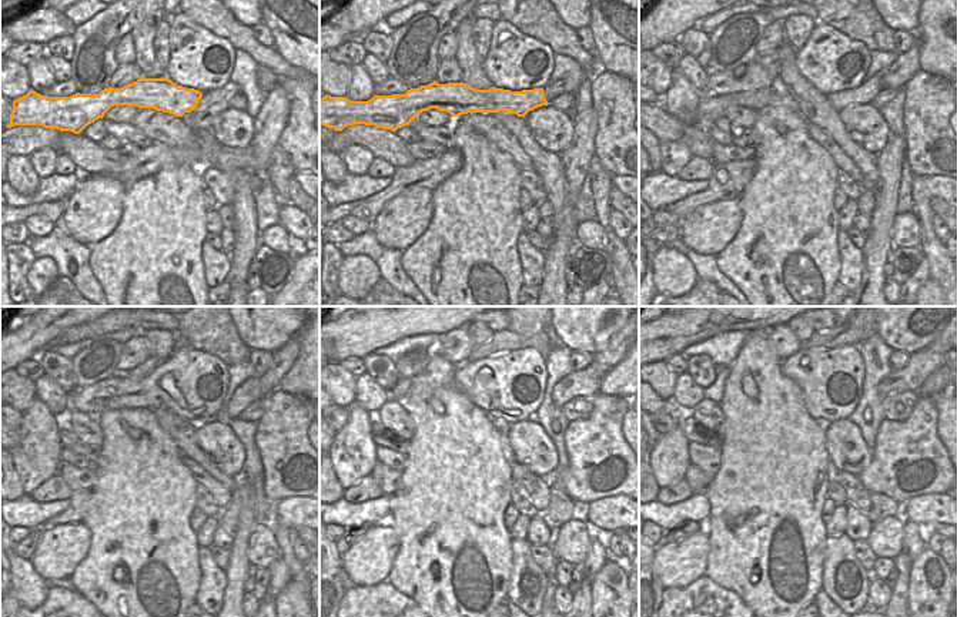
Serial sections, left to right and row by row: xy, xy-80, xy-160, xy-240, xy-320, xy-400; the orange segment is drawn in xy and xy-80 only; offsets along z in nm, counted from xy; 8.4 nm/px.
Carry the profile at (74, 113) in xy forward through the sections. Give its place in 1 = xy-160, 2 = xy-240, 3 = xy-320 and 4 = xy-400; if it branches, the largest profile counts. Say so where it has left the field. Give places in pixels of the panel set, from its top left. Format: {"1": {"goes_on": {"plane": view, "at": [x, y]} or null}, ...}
{"1": {"goes_on": {"plane": "xy-160", "at": [710, 107]}}, "2": {"goes_on": {"plane": "xy-240", "at": [248, 392]}}, "3": {"goes_on": {"plane": "xy-320", "at": [586, 382]}}, "4": {"goes_on": {"plane": "xy-400", "at": [922, 364]}}}

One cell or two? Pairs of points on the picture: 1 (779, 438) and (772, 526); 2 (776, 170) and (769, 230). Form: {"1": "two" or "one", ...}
{"1": "one", "2": "one"}

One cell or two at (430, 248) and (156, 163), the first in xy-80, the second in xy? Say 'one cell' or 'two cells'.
two cells

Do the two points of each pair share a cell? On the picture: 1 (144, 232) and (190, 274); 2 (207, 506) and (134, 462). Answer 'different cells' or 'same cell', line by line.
1: same cell
2: different cells

